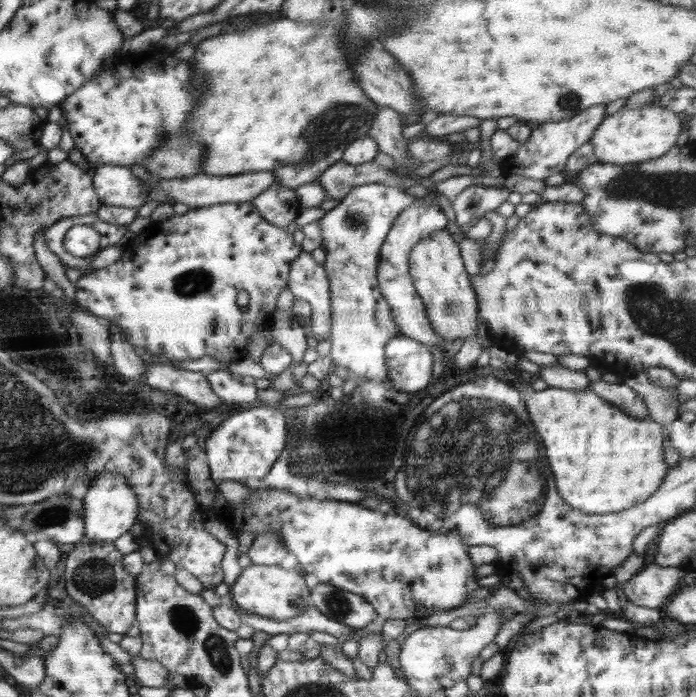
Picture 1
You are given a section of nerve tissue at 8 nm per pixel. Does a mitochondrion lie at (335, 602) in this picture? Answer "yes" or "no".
yes

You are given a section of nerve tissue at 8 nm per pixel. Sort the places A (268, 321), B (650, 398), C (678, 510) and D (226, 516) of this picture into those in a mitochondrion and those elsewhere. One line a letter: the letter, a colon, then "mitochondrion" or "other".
A: other
B: other
C: other
D: other

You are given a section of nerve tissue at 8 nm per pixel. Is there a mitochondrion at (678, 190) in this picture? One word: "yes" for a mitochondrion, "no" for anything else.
yes

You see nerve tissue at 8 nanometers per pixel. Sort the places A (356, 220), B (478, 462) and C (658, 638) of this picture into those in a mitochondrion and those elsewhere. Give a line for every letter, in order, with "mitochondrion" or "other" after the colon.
A: mitochondrion
B: mitochondrion
C: other

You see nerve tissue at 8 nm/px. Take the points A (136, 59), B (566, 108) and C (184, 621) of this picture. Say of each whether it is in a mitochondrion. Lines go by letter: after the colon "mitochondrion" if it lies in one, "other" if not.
A: other
B: mitochondrion
C: mitochondrion

